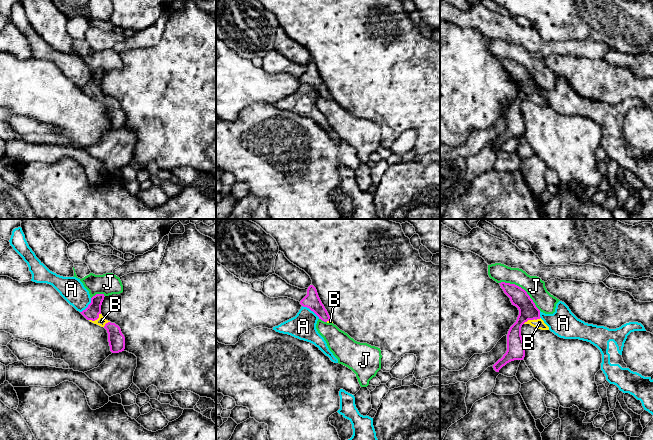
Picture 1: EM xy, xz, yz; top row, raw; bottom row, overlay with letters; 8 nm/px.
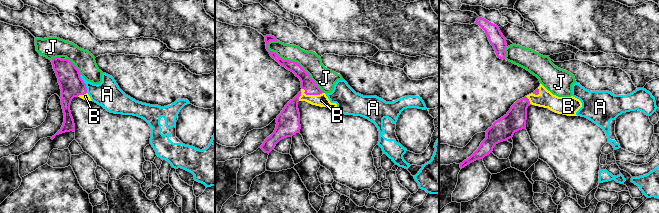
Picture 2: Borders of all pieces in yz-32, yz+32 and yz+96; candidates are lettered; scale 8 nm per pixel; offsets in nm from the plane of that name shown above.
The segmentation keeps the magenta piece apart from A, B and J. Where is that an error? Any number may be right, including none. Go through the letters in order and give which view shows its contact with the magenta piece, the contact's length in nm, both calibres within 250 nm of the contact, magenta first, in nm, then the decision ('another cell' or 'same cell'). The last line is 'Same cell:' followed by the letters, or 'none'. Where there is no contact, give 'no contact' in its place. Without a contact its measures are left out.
A: contact in xz; length 180 nm; calibres 130 and 200 nm; another cell
B: contact in yz; length 150 nm; calibres 140 and 80 nm; same cell
J: contact in yz; length 400 nm; calibres 140 and 160 nm; another cell
Same cell: B

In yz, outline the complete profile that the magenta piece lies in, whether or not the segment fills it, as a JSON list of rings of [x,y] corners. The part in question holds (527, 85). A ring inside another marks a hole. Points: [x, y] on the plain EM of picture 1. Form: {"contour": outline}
{"contour": [[[505,58],[499,60],[504,69],[510,74],[512,81],[518,84],[519,91],[508,107],[506,129],[493,141],[496,148],[499,148],[503,142],[511,137],[524,135],[525,122],[521,112],[523,100],[530,100],[541,106],[549,106],[549,103],[540,93],[540,86],[524,65],[515,60]]]}

